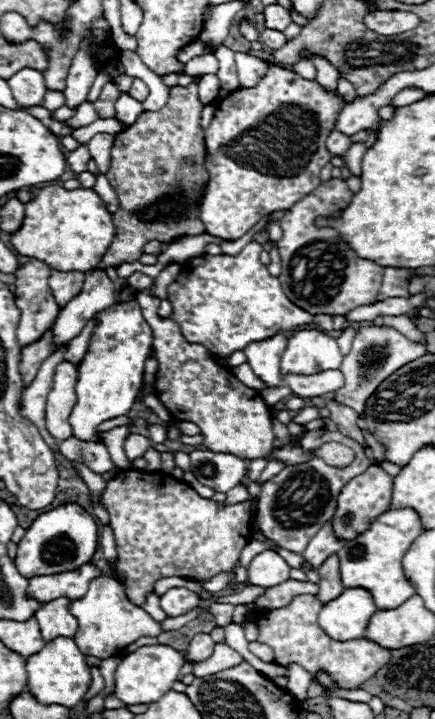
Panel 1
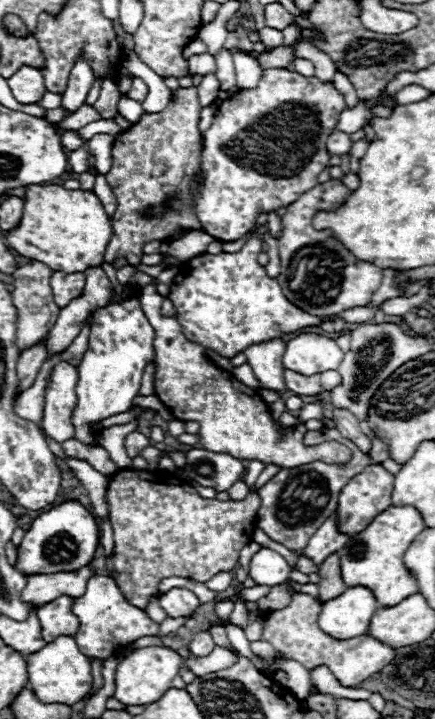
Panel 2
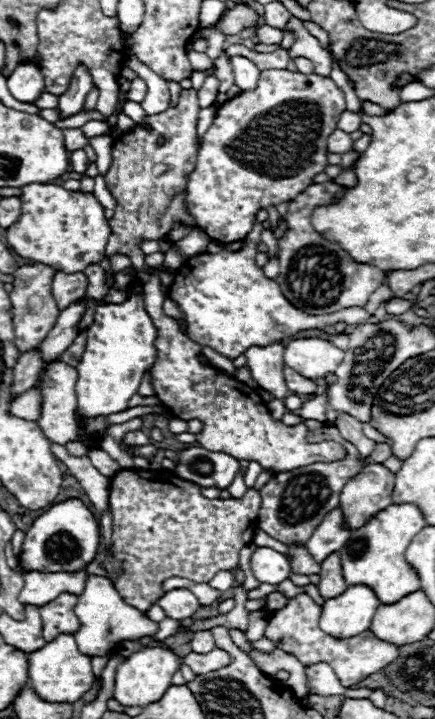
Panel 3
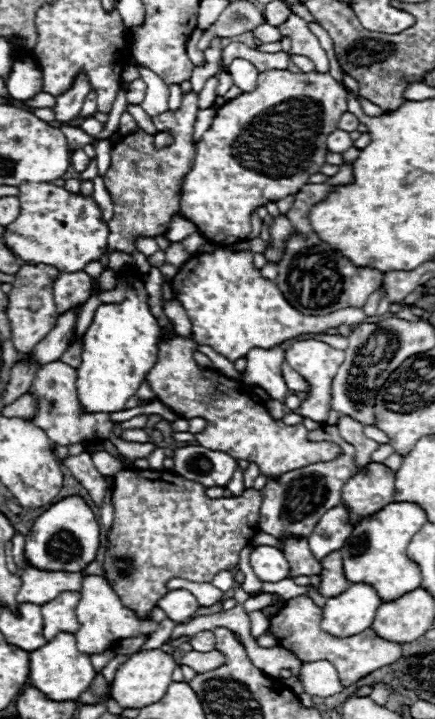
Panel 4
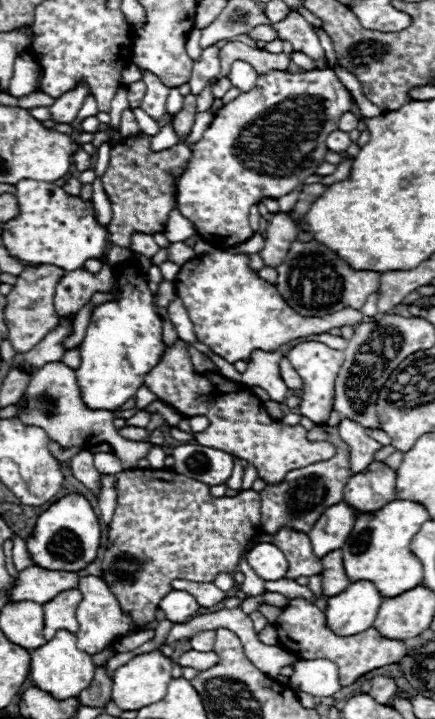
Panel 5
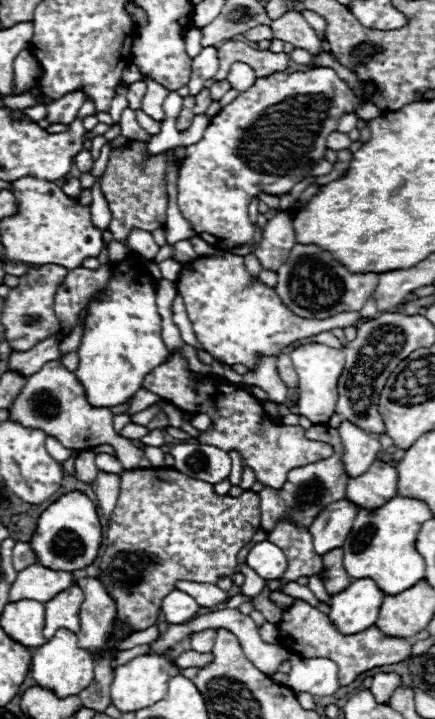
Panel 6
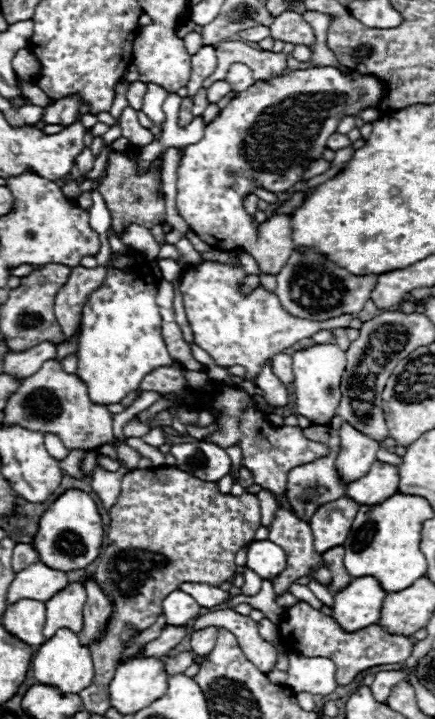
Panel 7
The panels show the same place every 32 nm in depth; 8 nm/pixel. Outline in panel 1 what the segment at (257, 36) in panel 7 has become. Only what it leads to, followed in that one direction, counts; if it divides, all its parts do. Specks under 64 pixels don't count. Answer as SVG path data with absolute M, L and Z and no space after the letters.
M264 28L264 30L260 32L260 40L262 40L262 44L264 44L266 48L270 48L270 50L282 48L282 46L286 44L286 38L284 38L282 32L278 32L278 30L268 30L268 28Z

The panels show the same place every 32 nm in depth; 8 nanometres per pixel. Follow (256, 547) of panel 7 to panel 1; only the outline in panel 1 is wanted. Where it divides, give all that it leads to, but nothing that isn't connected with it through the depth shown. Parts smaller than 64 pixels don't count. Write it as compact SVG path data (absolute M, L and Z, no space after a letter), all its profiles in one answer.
M264 550L256 554L248 566L248 580L254 586L264 586L264 588L278 586L290 578L288 574L290 566L274 550Z

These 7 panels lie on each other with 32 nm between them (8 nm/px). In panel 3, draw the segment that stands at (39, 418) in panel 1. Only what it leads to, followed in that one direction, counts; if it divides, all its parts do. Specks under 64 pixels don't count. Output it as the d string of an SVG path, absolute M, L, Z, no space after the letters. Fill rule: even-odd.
M32 388L26 394L18 396L10 404L8 414L20 416L20 418L26 418L26 420L38 420L38 416L40 416L40 392L36 388ZM52 444L52 452L58 460L62 460L68 470L72 472L72 476L82 484L82 488L88 492L90 502L94 504L94 508L98 512L104 512L104 508L108 506L108 478L102 476L90 462L88 456L70 456L66 452L64 446L60 444Z

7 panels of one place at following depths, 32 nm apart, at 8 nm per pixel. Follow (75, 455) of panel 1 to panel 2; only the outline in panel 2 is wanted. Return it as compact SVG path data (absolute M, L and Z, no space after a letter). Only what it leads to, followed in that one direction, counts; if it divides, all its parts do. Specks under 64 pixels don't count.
M68 440L68 442L62 444L62 448L64 448L64 452L66 452L68 456L72 456L72 458L84 458L84 460L88 460L90 466L92 466L94 470L98 470L100 474L104 474L104 476L112 476L116 470L120 470L120 468L110 460L108 452L106 452L104 448L100 448L100 446L82 444L82 442L78 442L78 440Z

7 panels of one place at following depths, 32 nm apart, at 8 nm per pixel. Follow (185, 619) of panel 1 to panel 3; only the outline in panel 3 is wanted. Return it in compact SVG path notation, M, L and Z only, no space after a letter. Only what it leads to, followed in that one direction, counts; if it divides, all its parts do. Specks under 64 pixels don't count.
M164 618L164 620L160 622L158 632L152 636L152 642L150 642L148 646L160 646L166 638L170 638L170 636L174 634L176 626L180 626L180 624L182 624L182 622L176 622L176 620L172 620L172 618Z

